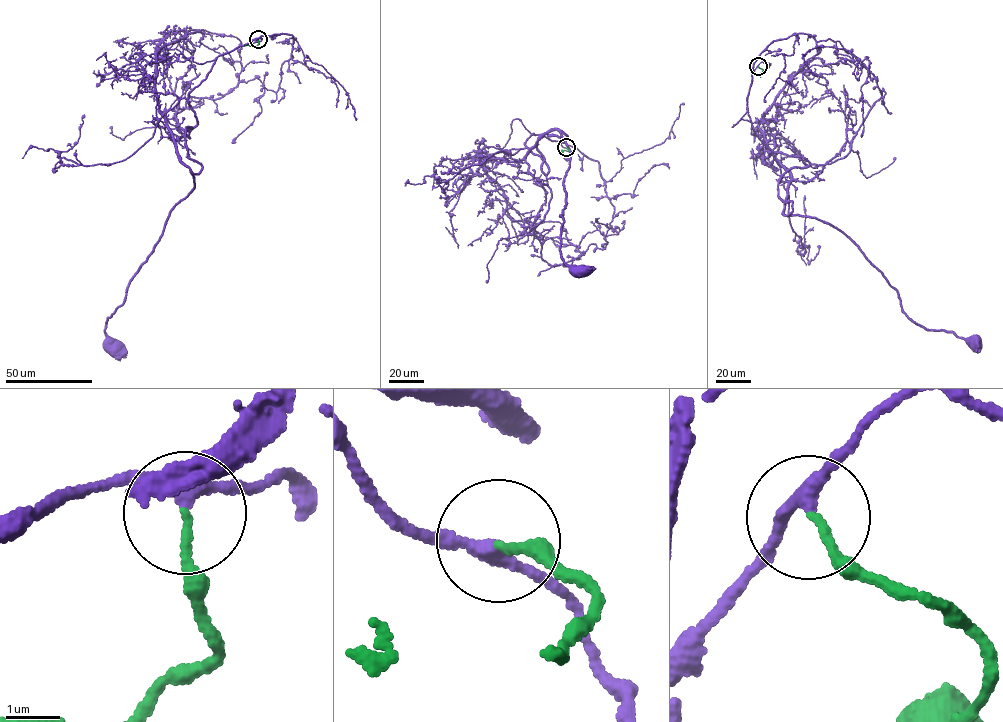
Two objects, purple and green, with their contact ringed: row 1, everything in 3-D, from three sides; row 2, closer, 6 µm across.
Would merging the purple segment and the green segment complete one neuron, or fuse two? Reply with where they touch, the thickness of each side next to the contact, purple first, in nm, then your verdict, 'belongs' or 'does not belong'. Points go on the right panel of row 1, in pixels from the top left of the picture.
at (758, 66); 240 nm thick on the purple side, 140 nm on the other; belongs

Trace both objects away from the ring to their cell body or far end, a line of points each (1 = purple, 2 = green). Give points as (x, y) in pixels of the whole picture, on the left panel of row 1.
1: (258, 39), (220, 55), (189, 94), (197, 122), (185, 128), (185, 146), (202, 170), (105, 323), (112, 343)
2: (258, 39), (256, 46), (245, 45)

